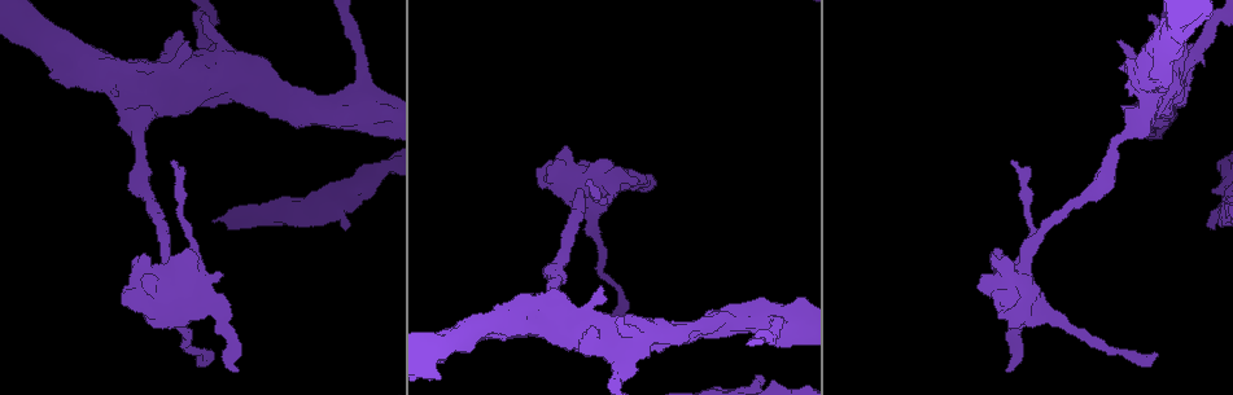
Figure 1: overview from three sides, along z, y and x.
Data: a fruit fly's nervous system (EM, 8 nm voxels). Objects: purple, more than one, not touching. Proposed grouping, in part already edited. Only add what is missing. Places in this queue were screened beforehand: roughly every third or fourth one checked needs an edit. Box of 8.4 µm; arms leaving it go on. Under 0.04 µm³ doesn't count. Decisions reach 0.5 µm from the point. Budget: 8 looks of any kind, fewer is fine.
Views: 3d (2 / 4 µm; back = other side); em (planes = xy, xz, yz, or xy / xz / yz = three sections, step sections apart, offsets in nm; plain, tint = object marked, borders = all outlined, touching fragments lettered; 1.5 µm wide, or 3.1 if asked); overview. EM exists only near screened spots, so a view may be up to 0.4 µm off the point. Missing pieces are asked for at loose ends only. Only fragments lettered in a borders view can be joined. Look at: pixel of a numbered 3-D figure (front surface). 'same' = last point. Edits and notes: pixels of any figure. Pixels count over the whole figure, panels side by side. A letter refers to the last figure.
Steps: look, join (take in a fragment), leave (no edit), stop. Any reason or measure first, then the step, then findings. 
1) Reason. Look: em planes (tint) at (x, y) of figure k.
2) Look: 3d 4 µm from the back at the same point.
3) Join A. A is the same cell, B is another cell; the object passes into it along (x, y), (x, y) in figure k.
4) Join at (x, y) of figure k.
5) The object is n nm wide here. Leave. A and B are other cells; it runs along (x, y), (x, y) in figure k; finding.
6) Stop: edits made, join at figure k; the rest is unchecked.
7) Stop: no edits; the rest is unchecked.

Free end. Look: em planes (plain) at (237, 370) of figure 1.

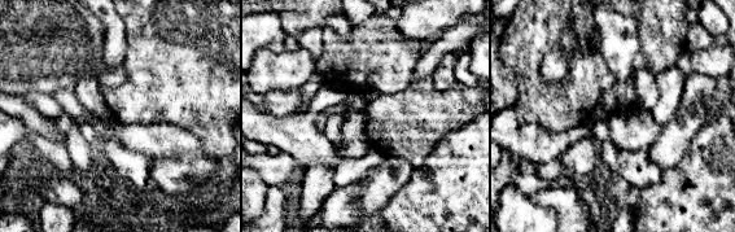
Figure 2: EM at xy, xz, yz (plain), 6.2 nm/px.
Look: em planes (borders) at the same point.

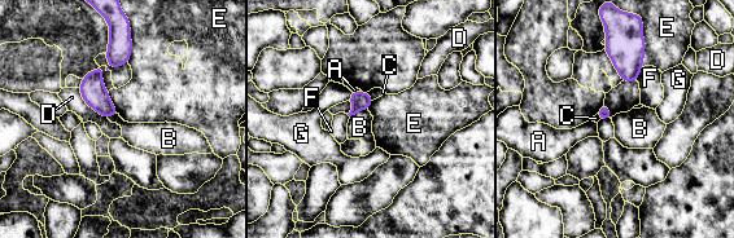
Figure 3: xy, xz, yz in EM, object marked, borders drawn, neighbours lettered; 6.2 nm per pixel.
Leave. A, B, C, D, E, F and G are other cells; a border runs along (130, 27), (131, 54), (127, 62) in figure 3; none of them fits.

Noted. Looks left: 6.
Branch stops here. Look: em 3.1 µm xz step 16 (tint) at (541, 186) of figure 1.

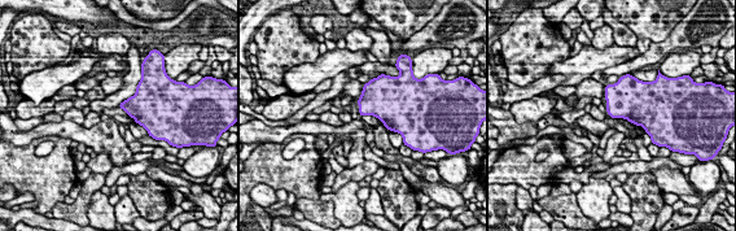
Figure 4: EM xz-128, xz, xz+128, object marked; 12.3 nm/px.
Look: em 3.1 µm planes (borders) at the same point.

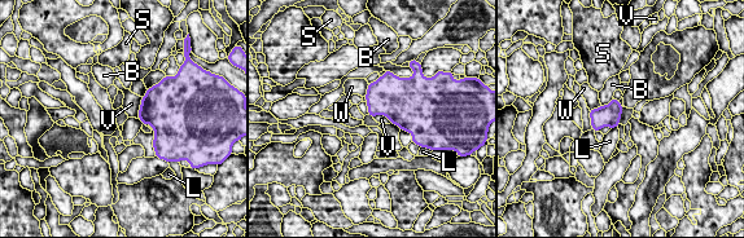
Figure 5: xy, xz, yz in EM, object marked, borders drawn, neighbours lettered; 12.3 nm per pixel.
Leave. B, L, S, V and W are other cells; none of them fits.

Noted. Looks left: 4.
End of a long branch. Look: em planes (borders) at (197, 358) of figure 1.

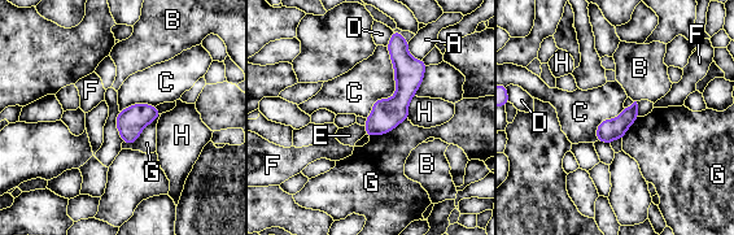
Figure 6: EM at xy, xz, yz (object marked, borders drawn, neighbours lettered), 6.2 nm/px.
The longest contact is with C, 460 nm. Leave. A, B, C, D, E, F, G and H are other cells; a border runs along (387, 47), (394, 94), (366, 118) in figure 6; none of them fits.

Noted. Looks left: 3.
Stop: no edits; the rest is unchecked.

